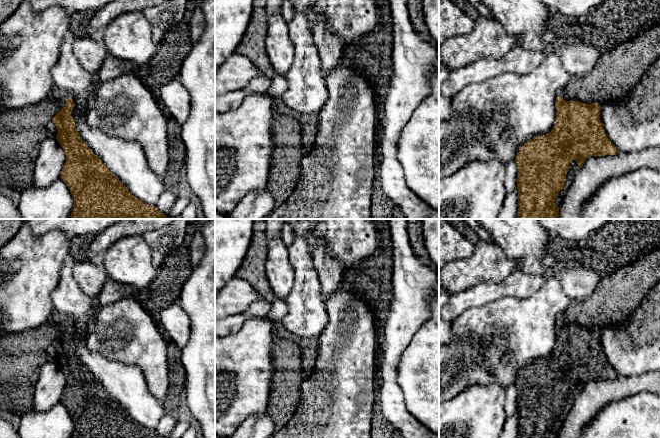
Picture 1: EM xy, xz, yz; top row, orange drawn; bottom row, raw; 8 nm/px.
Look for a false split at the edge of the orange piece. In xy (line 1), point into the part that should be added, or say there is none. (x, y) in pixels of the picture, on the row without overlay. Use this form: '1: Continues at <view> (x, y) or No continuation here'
1: No continuation here

